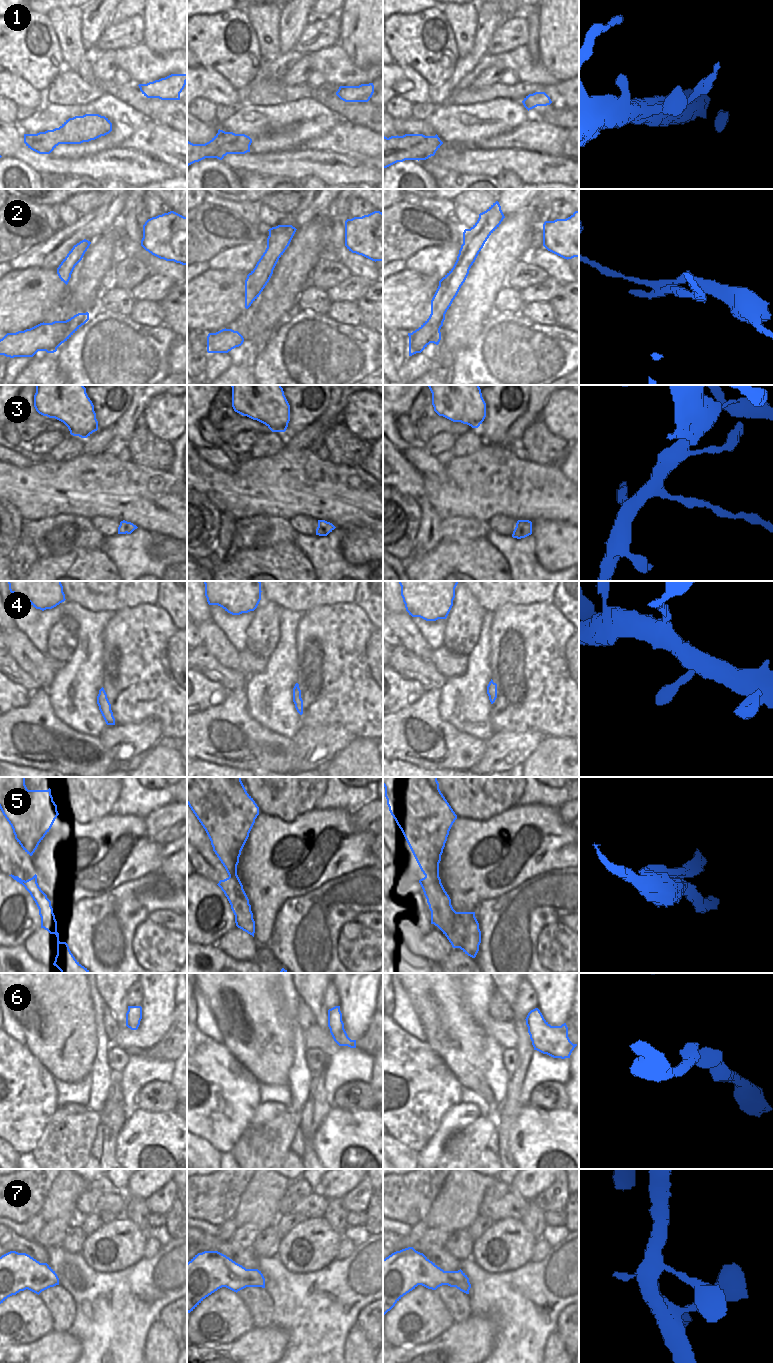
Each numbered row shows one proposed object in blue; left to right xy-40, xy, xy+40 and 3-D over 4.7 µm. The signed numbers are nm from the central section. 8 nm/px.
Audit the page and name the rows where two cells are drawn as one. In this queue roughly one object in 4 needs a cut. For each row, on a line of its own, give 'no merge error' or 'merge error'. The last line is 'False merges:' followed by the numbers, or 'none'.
1: no merge error
2: merge error
3: merge error
4: no merge error
5: merge error
6: no merge error
7: no merge error
False merges: 2, 3, 5

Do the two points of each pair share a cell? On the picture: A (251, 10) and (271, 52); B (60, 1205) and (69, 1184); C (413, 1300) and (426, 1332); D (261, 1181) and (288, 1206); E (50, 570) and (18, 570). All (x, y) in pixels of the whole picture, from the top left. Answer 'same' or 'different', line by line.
A: same
B: same
C: same
D: different
E: different

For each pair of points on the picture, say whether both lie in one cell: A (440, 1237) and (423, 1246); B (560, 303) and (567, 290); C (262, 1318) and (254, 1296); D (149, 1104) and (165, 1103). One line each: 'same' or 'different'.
A: same
B: same
C: same
D: same

